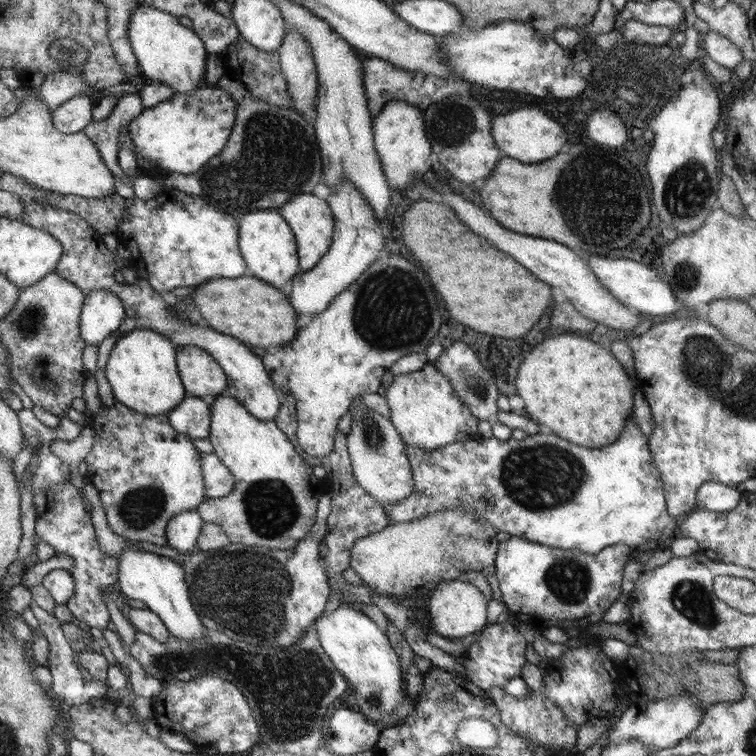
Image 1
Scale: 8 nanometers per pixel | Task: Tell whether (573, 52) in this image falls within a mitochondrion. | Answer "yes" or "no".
no

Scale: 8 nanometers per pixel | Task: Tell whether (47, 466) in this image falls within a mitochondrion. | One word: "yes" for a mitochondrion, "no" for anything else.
no

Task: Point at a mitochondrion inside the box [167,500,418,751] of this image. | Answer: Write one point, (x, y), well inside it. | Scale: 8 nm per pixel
(235, 588)

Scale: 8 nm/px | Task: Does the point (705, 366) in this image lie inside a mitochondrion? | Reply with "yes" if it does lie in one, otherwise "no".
yes

